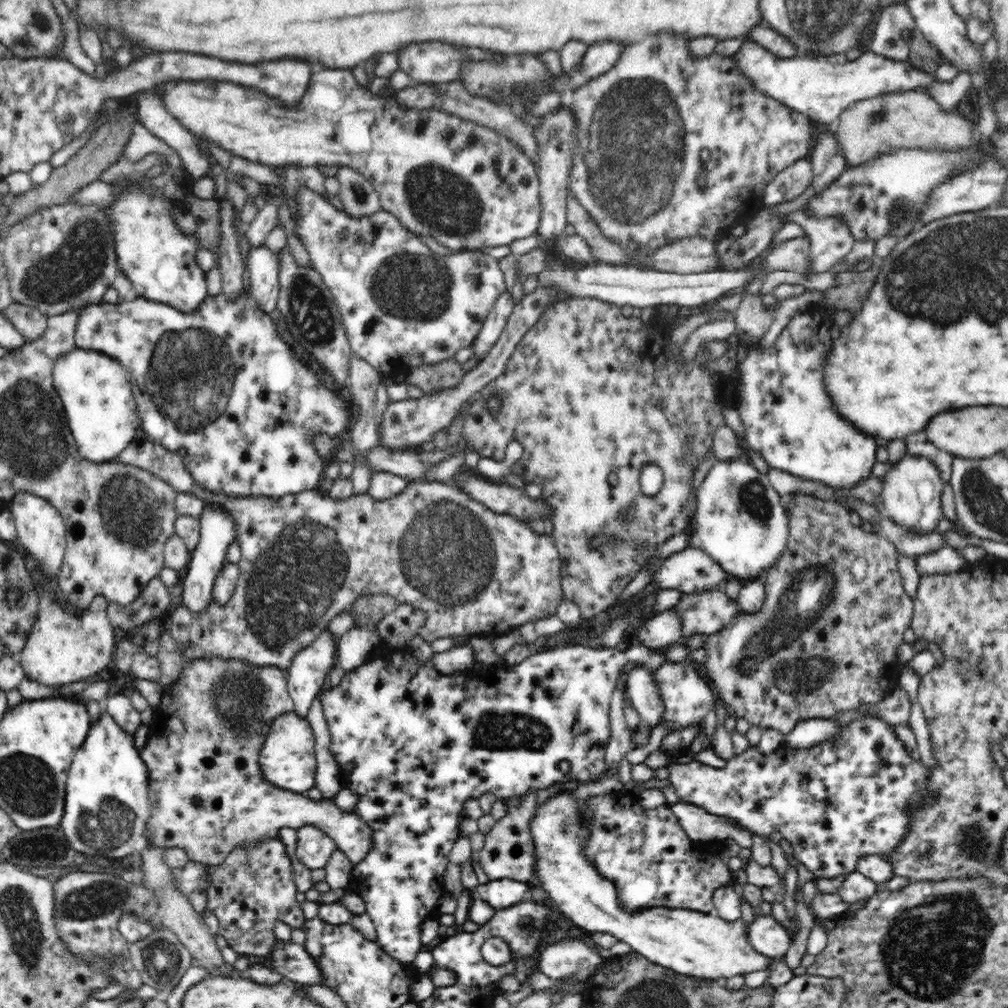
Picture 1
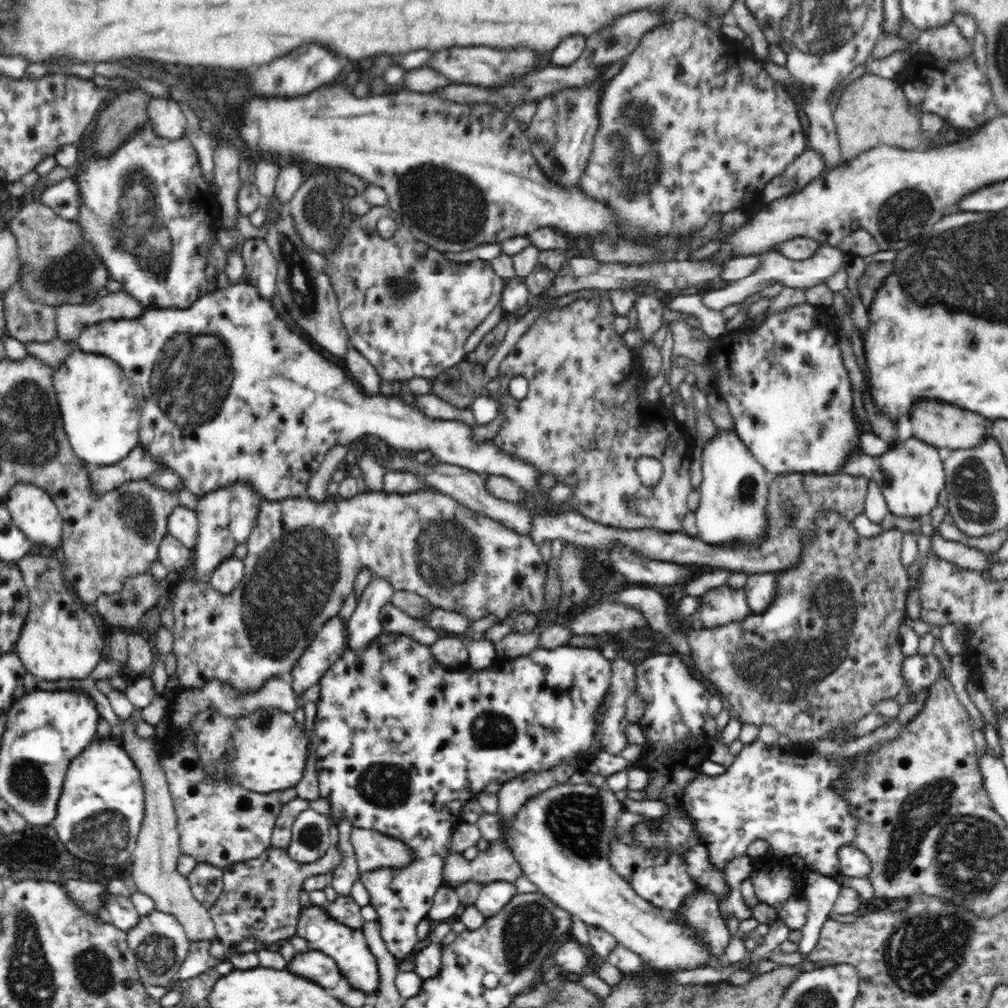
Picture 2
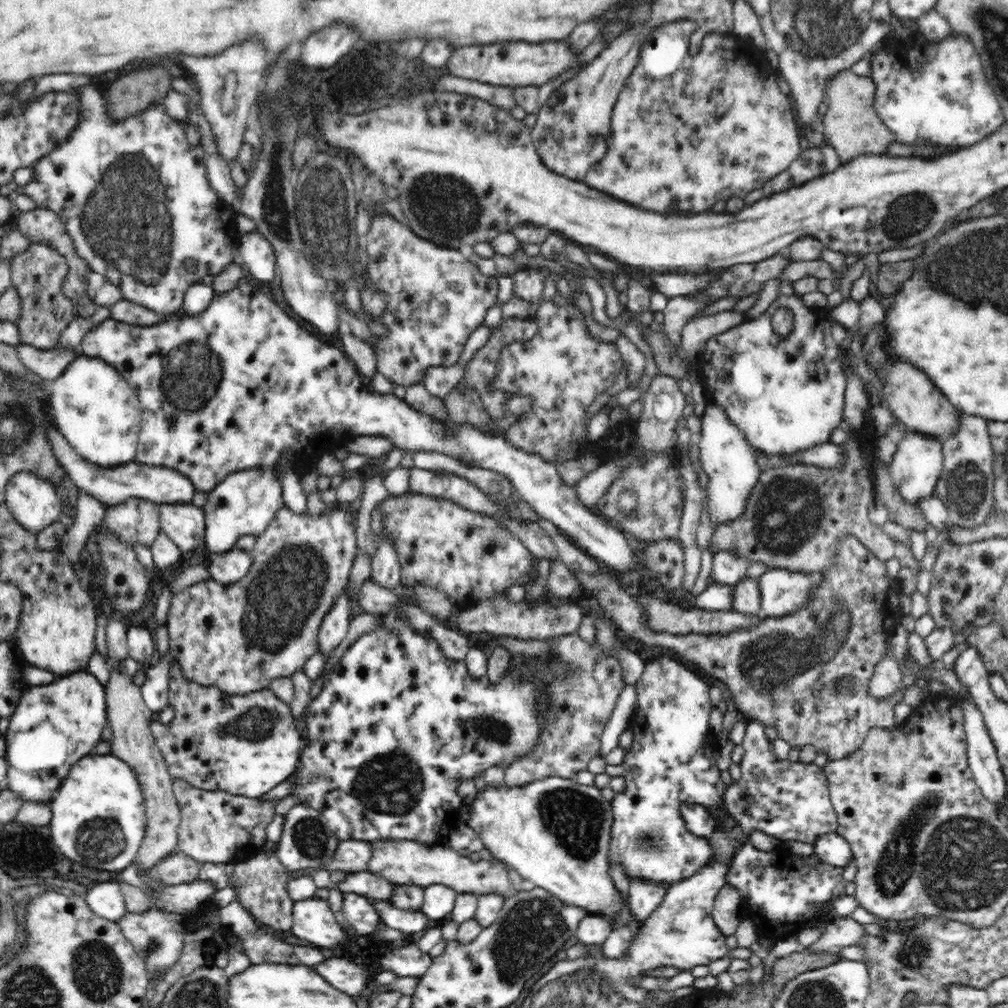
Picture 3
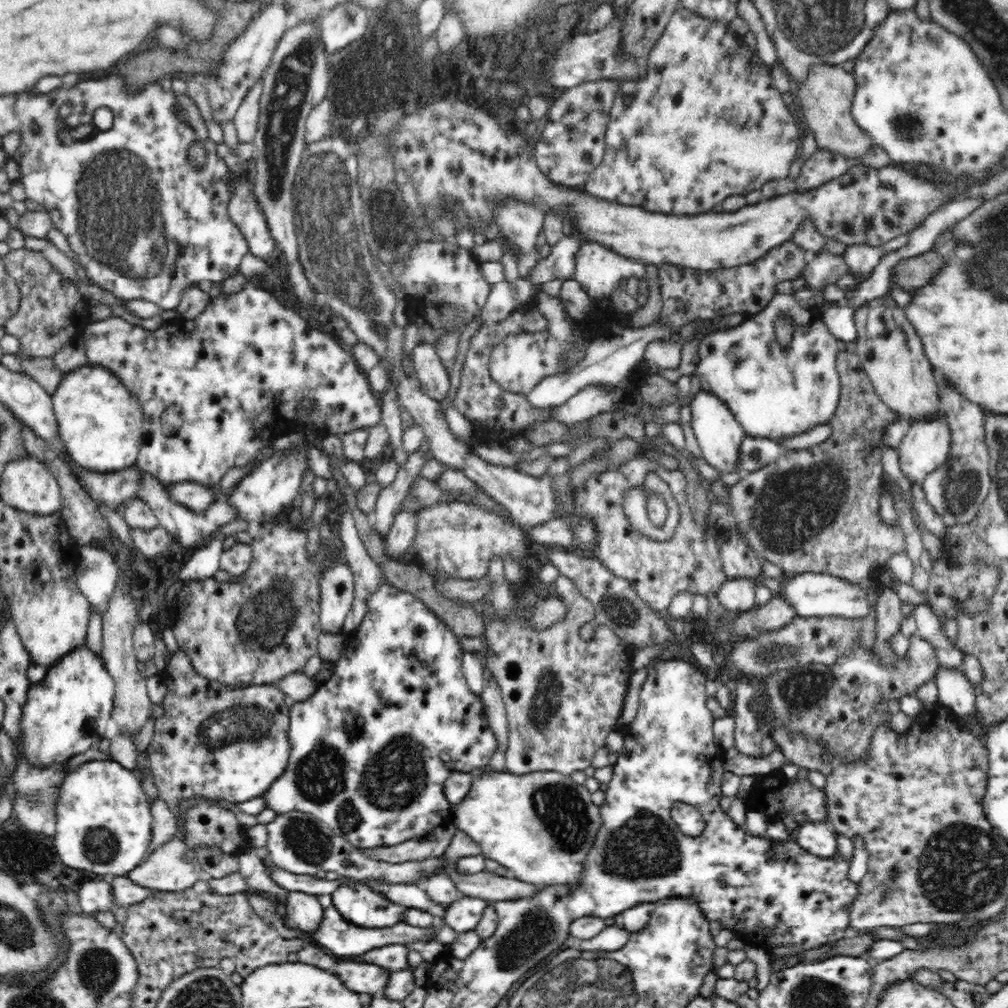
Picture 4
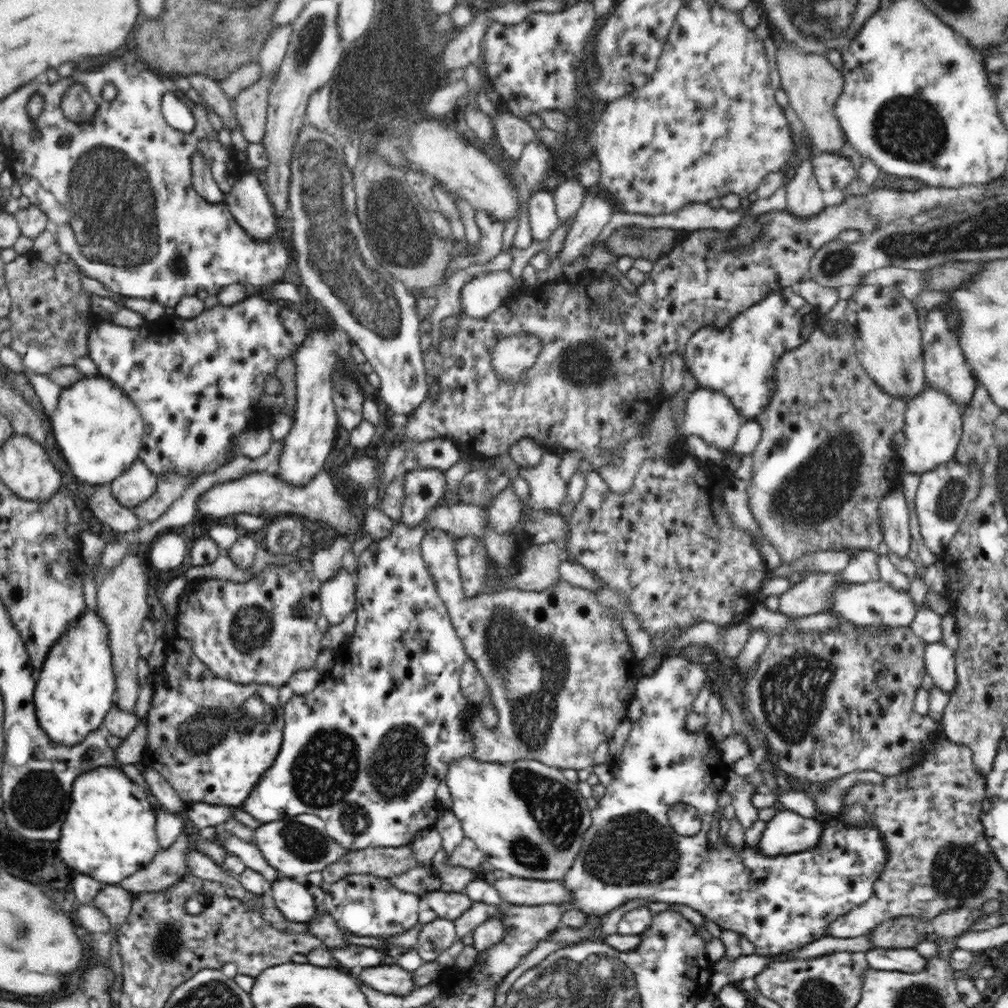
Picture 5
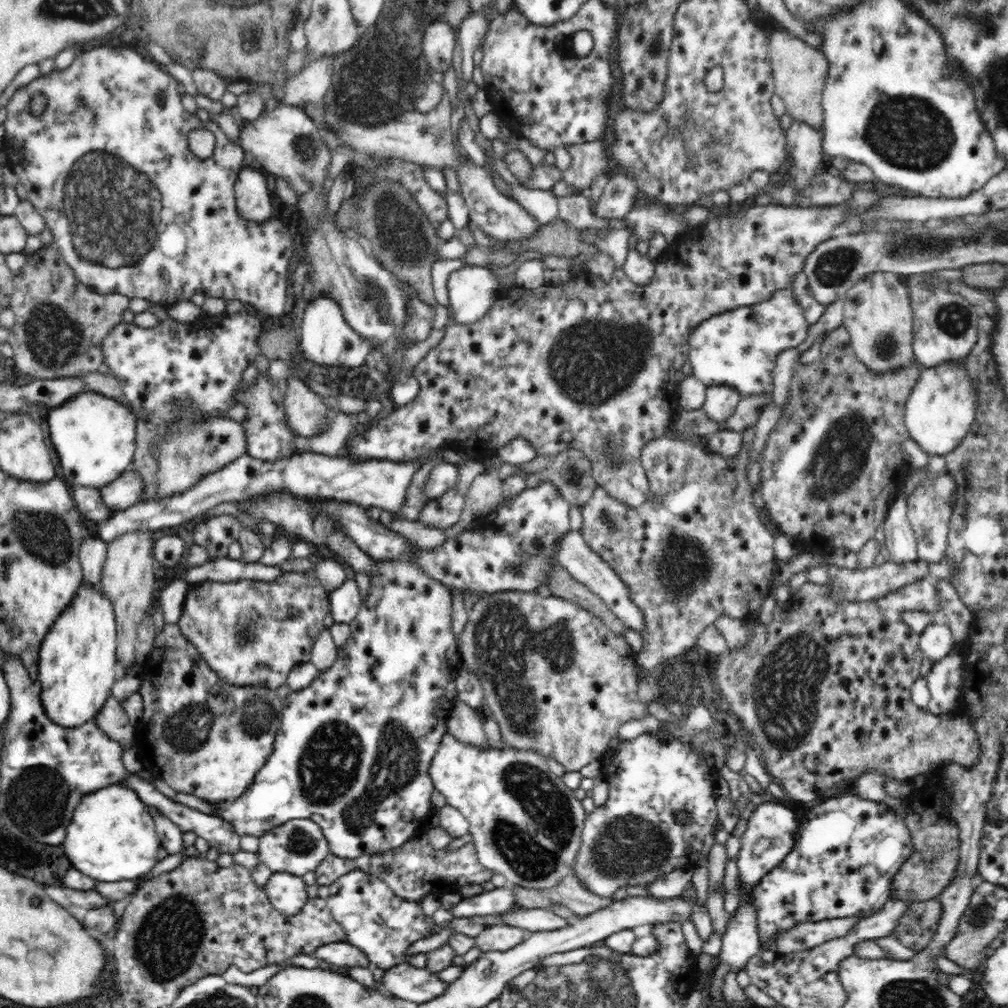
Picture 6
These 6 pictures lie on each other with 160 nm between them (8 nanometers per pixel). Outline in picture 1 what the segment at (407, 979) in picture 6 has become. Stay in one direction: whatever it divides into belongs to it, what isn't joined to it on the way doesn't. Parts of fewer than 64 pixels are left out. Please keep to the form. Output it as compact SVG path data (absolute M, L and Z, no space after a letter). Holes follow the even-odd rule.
M276 938L274 950L268 956L266 965L294 983L308 985L323 982L318 962L303 944L294 941L286 942Z

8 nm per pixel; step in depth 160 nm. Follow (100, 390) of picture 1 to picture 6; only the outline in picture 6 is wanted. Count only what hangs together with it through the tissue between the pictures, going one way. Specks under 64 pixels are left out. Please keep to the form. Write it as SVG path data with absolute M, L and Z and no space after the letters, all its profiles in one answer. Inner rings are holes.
M84 391L45 411L51 440L60 458L64 482L70 486L103 486L131 466L135 453L137 417L130 407L99 392Z

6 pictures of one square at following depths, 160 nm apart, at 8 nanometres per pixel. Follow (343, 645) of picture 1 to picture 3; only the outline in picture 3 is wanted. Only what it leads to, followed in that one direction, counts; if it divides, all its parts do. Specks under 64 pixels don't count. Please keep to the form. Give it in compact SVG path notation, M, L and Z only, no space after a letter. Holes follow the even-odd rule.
M381 542L376 554L371 558L370 582L379 588L394 591L401 585L400 561L391 542Z

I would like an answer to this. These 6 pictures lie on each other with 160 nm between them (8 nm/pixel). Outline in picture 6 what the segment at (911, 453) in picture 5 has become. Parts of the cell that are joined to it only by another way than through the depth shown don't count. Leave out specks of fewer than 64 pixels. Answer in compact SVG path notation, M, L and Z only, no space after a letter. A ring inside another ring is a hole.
M945 361L944 364L934 368L921 368L916 386L912 389L905 404L904 424L908 428L908 434L918 444L920 449L928 456L944 456L961 443L968 434L972 421L975 419L978 393L974 391L974 381L968 374L963 362Z

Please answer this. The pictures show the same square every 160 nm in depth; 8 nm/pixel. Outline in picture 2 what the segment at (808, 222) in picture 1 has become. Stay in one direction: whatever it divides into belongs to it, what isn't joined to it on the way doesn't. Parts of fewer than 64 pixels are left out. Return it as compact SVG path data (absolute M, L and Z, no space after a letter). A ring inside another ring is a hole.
M819 243L816 252L808 259L792 260L786 258L778 250L768 251L762 255L761 265L758 270L750 276L730 281L721 289L708 291L701 296L703 303L712 310L721 311L726 306L739 305L748 296L768 288L771 284L781 283L784 287L809 289L817 284L822 284L826 278L836 274L840 267L846 264L849 256L838 247L830 246L828 243Z

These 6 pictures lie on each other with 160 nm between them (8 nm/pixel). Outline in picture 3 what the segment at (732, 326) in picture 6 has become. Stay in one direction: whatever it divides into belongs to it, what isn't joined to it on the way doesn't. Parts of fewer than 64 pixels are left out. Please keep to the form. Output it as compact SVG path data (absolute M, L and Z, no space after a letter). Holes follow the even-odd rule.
M779 295L768 306L766 311L758 318L746 321L745 323L736 325L734 328L728 329L726 332L720 333L718 336L713 336L710 340L706 341L706 352L714 352L714 364L724 364L722 356L728 354L728 352L734 352L738 358L734 360L734 364L730 364L730 372L732 376L728 376L728 382L706 382L706 392L710 392L714 398L712 403L718 405L724 409L728 418L744 433L748 444L755 449L757 453L764 453L770 457L777 458L777 460L783 460L782 464L790 464L790 460L787 458L790 455L811 449L819 444L830 443L831 436L834 430L839 427L840 421L843 419L843 406L845 405L845 390L847 387L847 375L841 364L841 356L839 345L833 340L830 340L830 322L828 321L828 338L818 338L820 334L816 330L822 332L824 324L818 320L818 316L814 314L812 308L804 305L802 298L796 295Z

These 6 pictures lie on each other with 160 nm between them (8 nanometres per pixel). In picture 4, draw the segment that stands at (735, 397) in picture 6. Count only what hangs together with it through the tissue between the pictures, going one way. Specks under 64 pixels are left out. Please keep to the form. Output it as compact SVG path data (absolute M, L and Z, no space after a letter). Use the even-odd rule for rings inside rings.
M700 390L687 408L692 410L690 426L701 448L703 459L712 468L718 470L719 474L740 472L737 463L738 455L740 454L740 445L746 438L747 433L744 432L740 423L735 419L728 405L724 404L720 397Z

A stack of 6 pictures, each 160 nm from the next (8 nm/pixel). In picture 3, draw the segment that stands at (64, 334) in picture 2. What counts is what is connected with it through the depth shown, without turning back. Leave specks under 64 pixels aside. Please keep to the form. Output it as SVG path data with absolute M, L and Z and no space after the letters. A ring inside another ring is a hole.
M122 299L108 306L109 317L113 320L136 326L152 326L164 321L167 316L157 314L146 307L133 303L131 299Z

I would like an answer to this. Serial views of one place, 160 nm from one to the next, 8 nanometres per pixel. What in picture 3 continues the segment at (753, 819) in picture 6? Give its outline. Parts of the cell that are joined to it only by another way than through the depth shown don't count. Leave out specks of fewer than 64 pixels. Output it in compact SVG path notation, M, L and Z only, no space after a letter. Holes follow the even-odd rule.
M837 832L818 837L814 847L815 853L829 866L845 869L854 862L849 842Z

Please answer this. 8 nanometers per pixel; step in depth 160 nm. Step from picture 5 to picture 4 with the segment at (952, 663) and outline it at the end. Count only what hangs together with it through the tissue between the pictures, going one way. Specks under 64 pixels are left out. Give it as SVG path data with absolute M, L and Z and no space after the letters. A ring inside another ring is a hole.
M940 667L936 673L938 701L952 709L955 716L972 717L976 695L965 673L944 667Z

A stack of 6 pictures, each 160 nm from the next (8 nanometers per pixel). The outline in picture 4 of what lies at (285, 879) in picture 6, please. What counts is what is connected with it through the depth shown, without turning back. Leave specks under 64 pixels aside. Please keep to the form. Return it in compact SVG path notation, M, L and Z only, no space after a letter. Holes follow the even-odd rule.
M294 891L289 892L288 900L283 905L283 914L288 924L300 929L309 938L313 938L323 919L325 908L318 899L318 895Z

